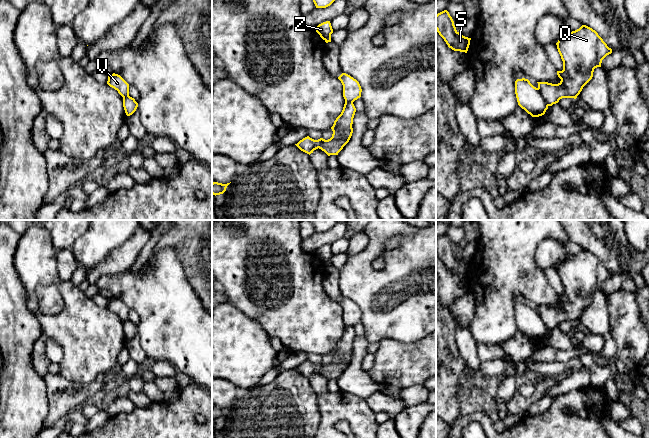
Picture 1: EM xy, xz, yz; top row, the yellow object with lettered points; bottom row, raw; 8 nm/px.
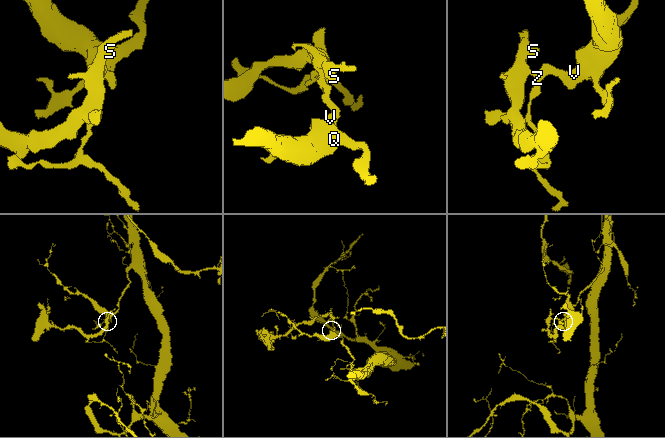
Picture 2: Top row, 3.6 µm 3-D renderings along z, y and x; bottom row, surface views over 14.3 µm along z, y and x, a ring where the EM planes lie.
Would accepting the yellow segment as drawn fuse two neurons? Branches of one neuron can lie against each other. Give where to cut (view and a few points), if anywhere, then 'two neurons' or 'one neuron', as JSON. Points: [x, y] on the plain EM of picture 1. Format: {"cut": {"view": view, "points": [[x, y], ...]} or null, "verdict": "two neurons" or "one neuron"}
{"cut": {"view": "yz", "points": [[537, 312], [548, 329]]}, "verdict": "two neurons"}

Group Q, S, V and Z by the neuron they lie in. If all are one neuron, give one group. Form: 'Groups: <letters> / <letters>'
Groups: Q V / S Z

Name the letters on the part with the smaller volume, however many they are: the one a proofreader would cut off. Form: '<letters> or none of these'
S, Z

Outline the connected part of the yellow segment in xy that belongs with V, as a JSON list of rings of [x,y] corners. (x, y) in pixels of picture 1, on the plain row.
[[[118,298],[108,299],[107,308],[118,315],[118,317],[124,322],[129,320],[129,308]]]

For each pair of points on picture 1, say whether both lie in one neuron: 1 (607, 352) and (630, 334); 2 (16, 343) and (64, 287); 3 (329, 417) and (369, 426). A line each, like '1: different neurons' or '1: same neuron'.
1: different neurons
2: different neurons
3: same neuron

